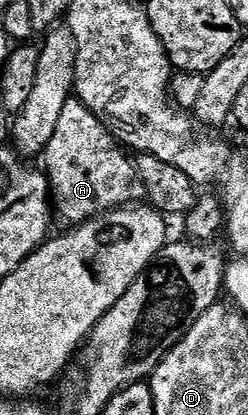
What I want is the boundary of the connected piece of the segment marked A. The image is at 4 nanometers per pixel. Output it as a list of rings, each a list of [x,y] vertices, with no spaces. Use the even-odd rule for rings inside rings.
[[[76,97],[69,99],[43,156],[56,218],[58,215],[69,223],[65,225],[80,225],[108,211],[116,211],[118,207],[144,200],[145,186],[137,172],[137,164],[128,157],[126,148],[117,142],[94,111],[84,107]]]

